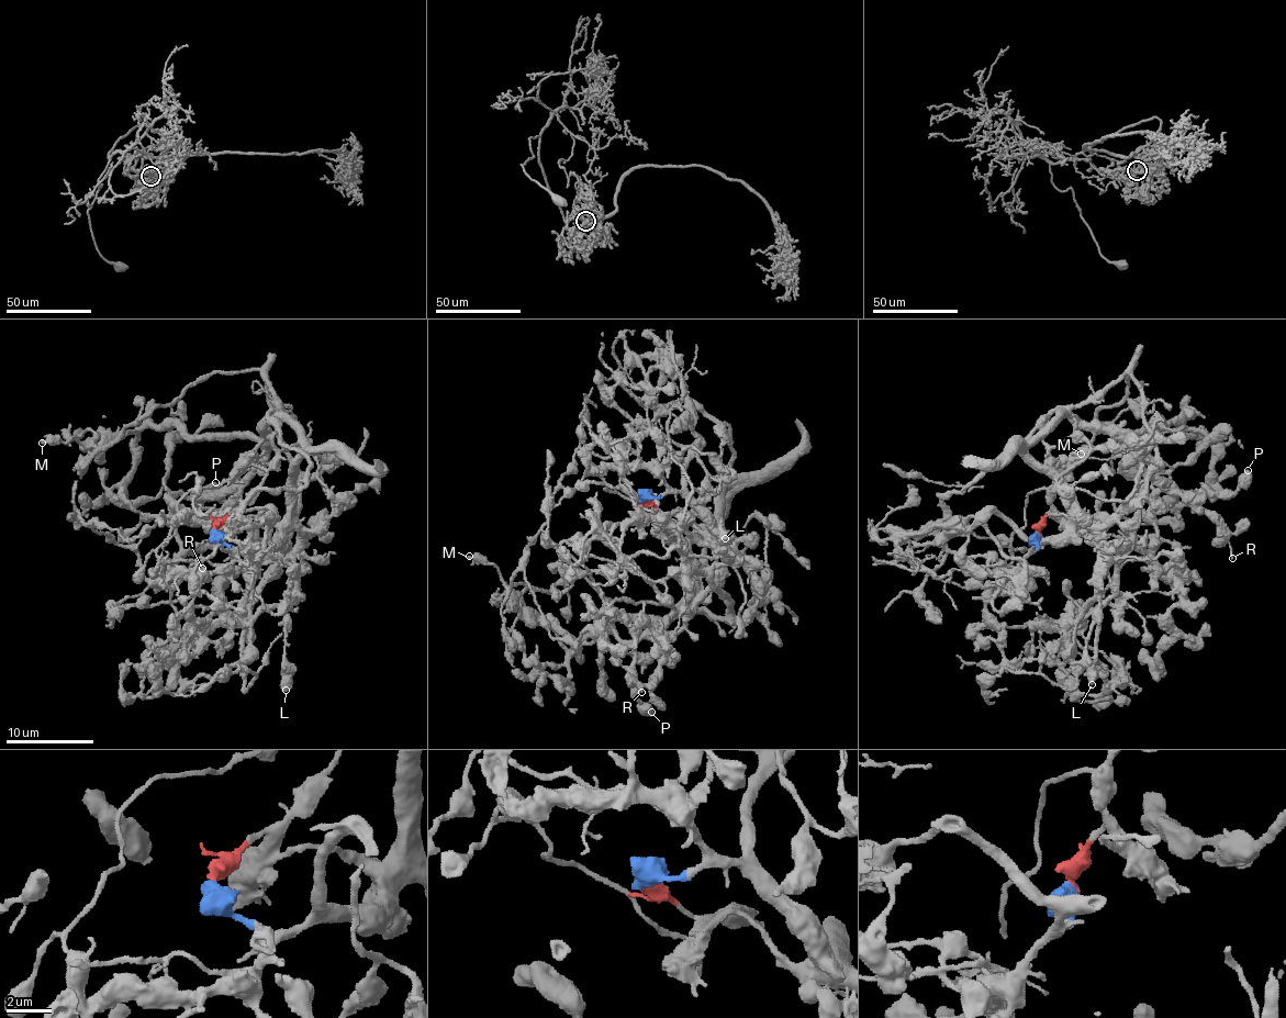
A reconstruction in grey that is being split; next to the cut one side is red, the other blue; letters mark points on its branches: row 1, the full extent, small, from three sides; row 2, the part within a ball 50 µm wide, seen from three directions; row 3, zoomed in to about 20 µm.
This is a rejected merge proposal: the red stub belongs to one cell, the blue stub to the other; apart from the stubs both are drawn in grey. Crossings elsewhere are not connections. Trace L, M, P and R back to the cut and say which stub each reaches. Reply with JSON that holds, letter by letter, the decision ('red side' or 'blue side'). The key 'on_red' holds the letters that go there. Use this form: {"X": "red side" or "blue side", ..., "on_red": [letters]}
{"L": "blue side", "M": "red side", "P": "blue side", "R": "blue side", "on_red": ["M"]}

